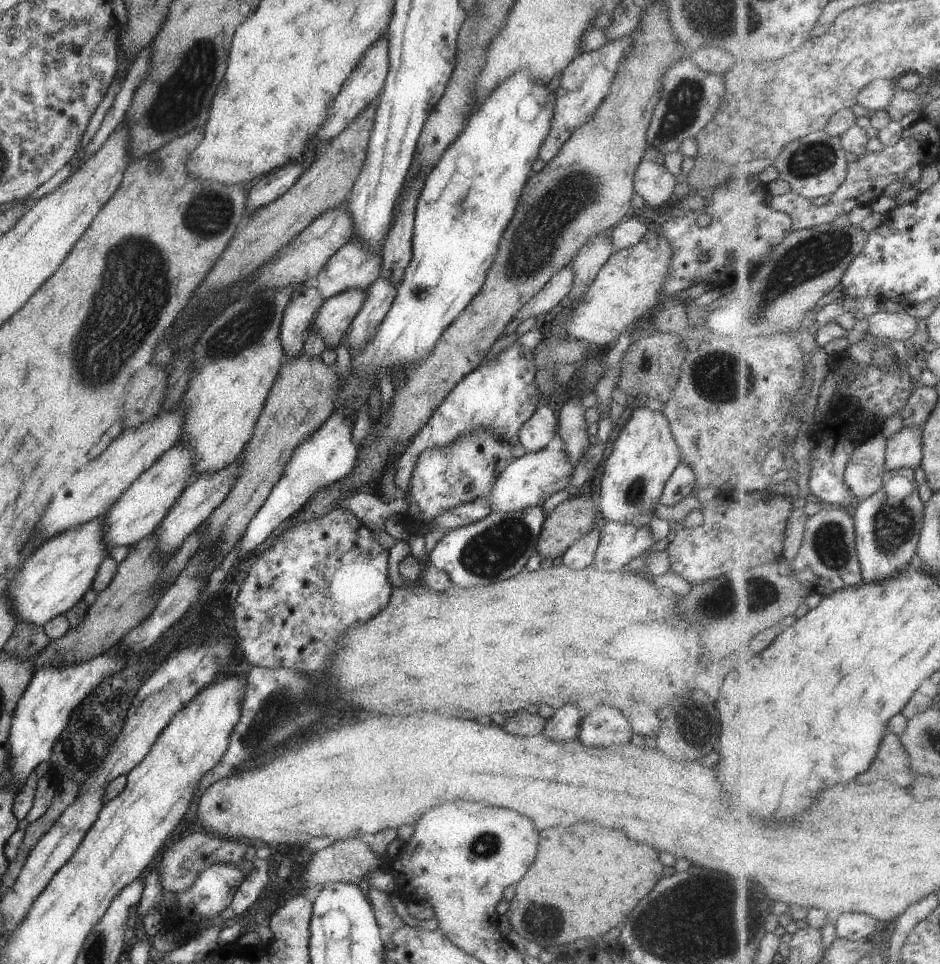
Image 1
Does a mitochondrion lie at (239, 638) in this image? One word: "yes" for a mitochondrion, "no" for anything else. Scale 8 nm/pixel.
no

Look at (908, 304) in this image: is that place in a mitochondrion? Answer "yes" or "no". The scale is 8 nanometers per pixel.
no

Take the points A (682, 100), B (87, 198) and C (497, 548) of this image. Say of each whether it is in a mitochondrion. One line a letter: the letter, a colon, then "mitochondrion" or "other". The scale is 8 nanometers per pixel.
A: mitochondrion
B: other
C: mitochondrion

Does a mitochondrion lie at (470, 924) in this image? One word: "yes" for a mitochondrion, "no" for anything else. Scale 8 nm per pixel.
no

